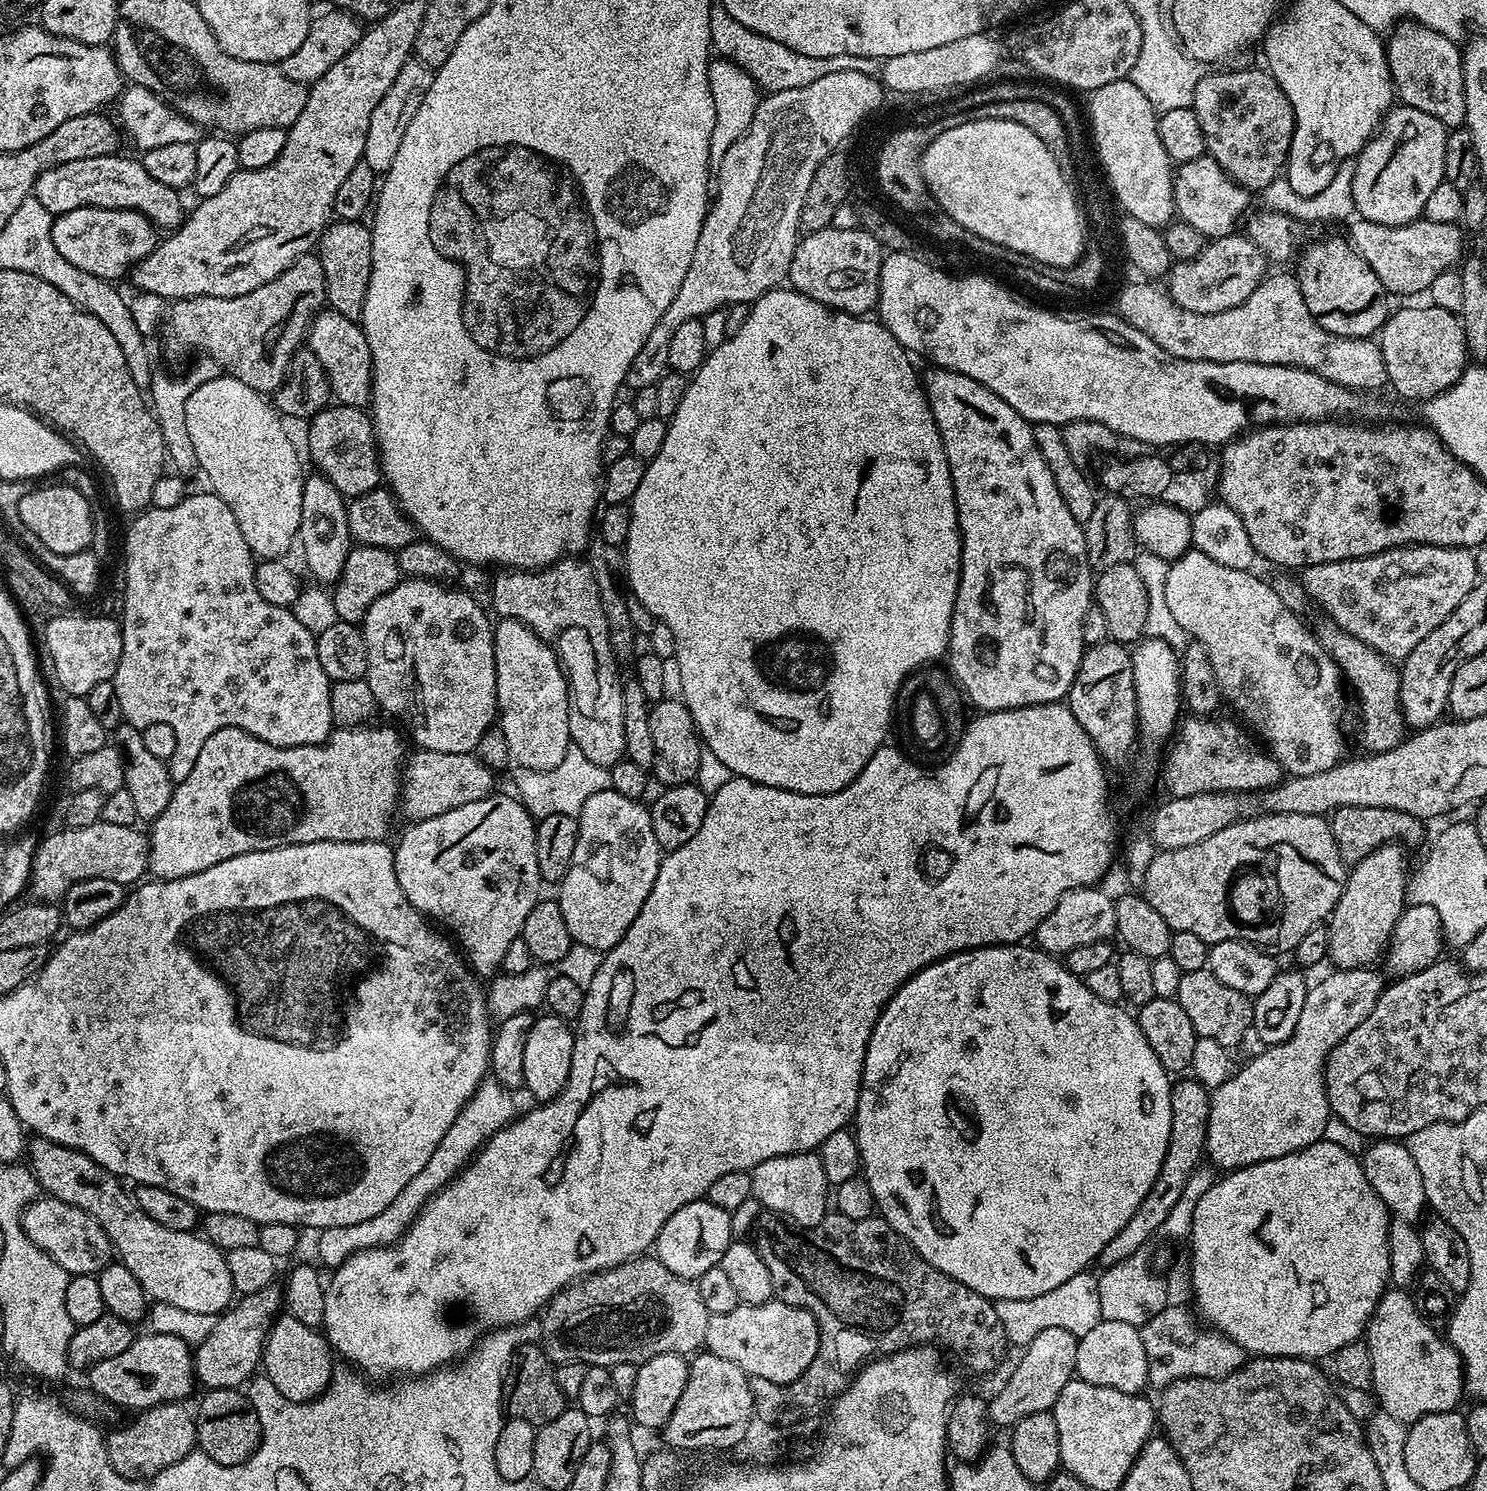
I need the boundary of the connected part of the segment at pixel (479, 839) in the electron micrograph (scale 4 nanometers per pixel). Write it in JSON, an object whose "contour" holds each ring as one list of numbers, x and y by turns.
{"contour":[[493,794,482,798,478,802,466,802,466,806,458,806,454,810,446,810,446,814,438,814,434,818,415,821,411,826,408,826,412,828,406,829,405,832,401,834,400,845,398,843,395,845,396,873,398,874,398,884,402,886,402,892,406,894,408,901,410,901,425,918,435,922,441,929,451,933,455,943,462,949,467,963,477,977,483,978,483,976,485,976,485,978,491,978,501,971,504,959,506,958,506,950,510,946,510,942,520,939,520,931,526,922,526,914,530,914,530,910,534,910,536,901,541,899,542,892,540,892,540,887,542,887,542,881,540,879,540,871,538,870,536,826,537,821,527,812,524,805,520,803,515,795,499,796,499,794]]}

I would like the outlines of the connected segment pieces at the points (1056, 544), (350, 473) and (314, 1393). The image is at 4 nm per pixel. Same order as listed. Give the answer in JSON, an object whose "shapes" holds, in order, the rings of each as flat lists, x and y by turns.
{"shapes":[[[932,366,929,369,929,372,925,371,922,376,924,393,934,414,934,422,938,426,938,434,942,438,942,446,950,466,956,495,956,517,960,520,960,585,952,611,952,636,948,640,946,653,946,661,948,660,949,664,947,667,962,689,967,703,971,707,973,704,974,707,980,708,976,710,981,713,1063,701,1084,657,1086,645,1082,638,1082,618,1086,618,1086,610,1094,604,1094,571,1087,560,1084,525,1076,521,1070,510,1066,510,1066,502,1062,502,1062,494,1058,494,1054,474,1046,458,1042,458,1042,450,1038,450,1034,440,1033,425,1023,420,1006,402,1002,402,998,394,982,386,982,382,974,382,974,378,966,378,966,374,951,372,948,368]],[[333,403,307,421,308,456,345,498,364,498,382,484,372,417,365,409]],[[281,1314,273,1321,265,1338,262,1372,270,1382,274,1382,278,1394,282,1394,286,1402,305,1404,306,1401,315,1400,316,1397,321,1396,331,1384,334,1371,332,1360,334,1361,334,1356,323,1331,303,1325,293,1316]]]}

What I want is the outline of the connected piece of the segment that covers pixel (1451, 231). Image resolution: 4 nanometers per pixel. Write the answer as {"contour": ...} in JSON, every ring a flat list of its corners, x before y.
{"contour":[[1356,218,1348,225,1348,243,1366,262,1366,266,1378,274,1378,282,1382,282,1389,294,1396,295,1397,292,1400,296,1412,296,1415,292,1427,293,1436,277,1448,269,1455,269,1466,252,1465,233,1459,223,1443,224,1421,218,1402,226,1382,226]]}

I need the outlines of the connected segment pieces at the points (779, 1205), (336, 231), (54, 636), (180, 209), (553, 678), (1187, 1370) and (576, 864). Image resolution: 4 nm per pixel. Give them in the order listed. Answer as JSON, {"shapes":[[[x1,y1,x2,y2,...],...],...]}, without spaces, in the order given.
{"shapes":[[[815,1151,766,1158,766,1162,751,1169,751,1174,752,1195,756,1197,761,1209,800,1228,818,1226,818,1222,822,1222,822,1218,828,1215,830,1185,826,1170,822,1170,822,1162]],[[337,219,329,223,320,236,318,255,322,262,324,277,328,283,327,303,331,311,346,318,359,321,362,306,366,302,366,290,372,269,372,229,359,220]],[[56,614,47,621,49,623,44,628,44,648,48,651,48,656,52,659,52,672,56,675,56,680,70,696,87,697,98,682,111,680,116,672,118,662,122,658,122,630,120,620,111,615,95,614,96,616,66,616,70,614]],[[113,154,98,158,82,158,78,162,66,162,46,170,36,180,34,196,50,213,59,214,79,208,121,208,141,212,150,223,160,230,175,230,184,222,186,207,180,201,181,193,175,188,165,186,146,174,146,166,139,159,131,160,128,156]],[[500,618,492,629,494,634,494,666,496,667,496,706,498,728,508,743,508,752,521,768,530,770,554,770,562,758,566,758,572,744,570,714,568,713,568,677,559,655,551,644,532,629,517,620]],[[1176,1302,1169,1303,1167,1308,1162,1309,1141,1328,1140,1337,1146,1351,1148,1381,1158,1390,1186,1377,1225,1377,1245,1362,1244,1349,1223,1332,1213,1328,1202,1330,1197,1315,1191,1307,1188,1308,1183,1308]],[[611,788,586,798,578,819,578,842,572,865,558,882,558,903,573,941,603,954,638,918,638,910,658,878,662,849,654,838,651,811,641,801,622,798]]]}

